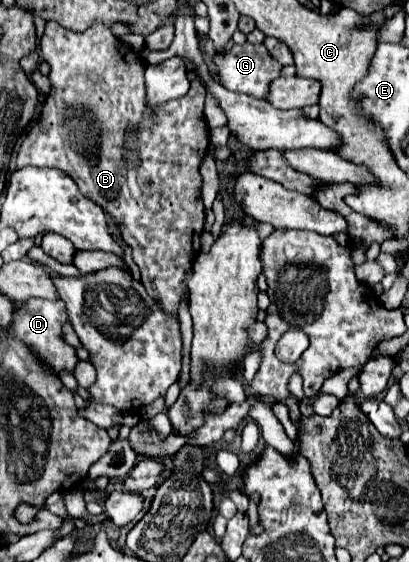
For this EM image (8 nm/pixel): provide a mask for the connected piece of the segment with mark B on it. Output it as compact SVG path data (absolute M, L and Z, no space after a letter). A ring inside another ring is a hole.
M96 21L90 29L86 29L84 33L74 33L74 31L68 31L56 23L46 23L46 29L44 29L44 35L40 39L40 51L42 51L42 57L44 61L50 63L50 83L52 83L52 91L46 95L44 103L42 103L42 109L40 109L40 119L36 121L36 125L32 125L22 141L22 147L18 151L18 169L22 167L50 167L50 169L60 169L64 171L68 177L72 177L78 185L78 189L84 193L84 197L88 197L90 201L94 201L96 205L100 205L112 219L114 223L118 225L120 229L120 235L124 239L126 245L132 247L132 257L134 257L134 263L138 265L140 269L140 283L146 287L148 295L160 305L160 309L172 317L178 317L178 305L180 301L186 297L188 299L188 287L186 287L186 273L192 271L192 263L196 259L196 253L200 253L200 233L204 229L204 205L202 205L202 199L200 199L200 187L202 187L202 177L200 177L200 163L210 147L210 137L208 137L208 125L206 125L206 119L204 119L204 97L206 97L206 87L200 79L196 79L196 83L190 83L190 91L180 97L180 99L174 99L174 101L168 101L164 105L158 105L158 107L150 107L146 103L146 87L144 87L144 67L146 63L138 57L138 53L134 53L124 41L120 41L118 37L112 35L112 31L102 23L102 21ZM130 175L136 175L136 181L134 185L130 185Z

